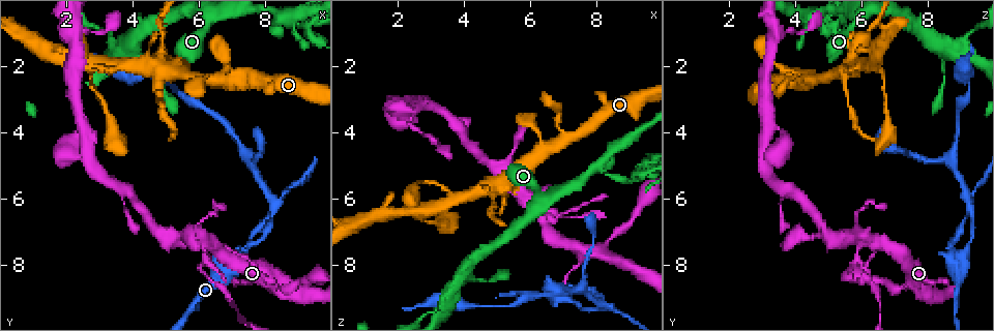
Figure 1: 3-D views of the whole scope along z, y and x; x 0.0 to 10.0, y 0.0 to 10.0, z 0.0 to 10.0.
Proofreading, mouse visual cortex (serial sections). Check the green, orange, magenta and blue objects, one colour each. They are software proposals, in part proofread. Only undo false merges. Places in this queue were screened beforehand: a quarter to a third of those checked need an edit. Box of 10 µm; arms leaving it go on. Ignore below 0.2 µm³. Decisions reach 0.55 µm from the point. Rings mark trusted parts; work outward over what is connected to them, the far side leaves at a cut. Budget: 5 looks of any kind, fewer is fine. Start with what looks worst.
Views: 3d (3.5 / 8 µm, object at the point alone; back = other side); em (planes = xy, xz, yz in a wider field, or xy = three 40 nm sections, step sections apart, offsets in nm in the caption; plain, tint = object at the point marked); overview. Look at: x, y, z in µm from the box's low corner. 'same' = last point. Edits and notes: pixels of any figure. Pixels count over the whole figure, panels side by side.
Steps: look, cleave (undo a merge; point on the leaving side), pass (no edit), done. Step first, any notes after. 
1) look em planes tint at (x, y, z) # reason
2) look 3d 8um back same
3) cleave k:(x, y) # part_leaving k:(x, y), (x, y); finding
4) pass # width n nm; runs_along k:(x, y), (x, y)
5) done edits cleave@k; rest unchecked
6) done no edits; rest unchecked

look 3d 3.5um at (8.30, 6.40, 9.35) # three-way junction

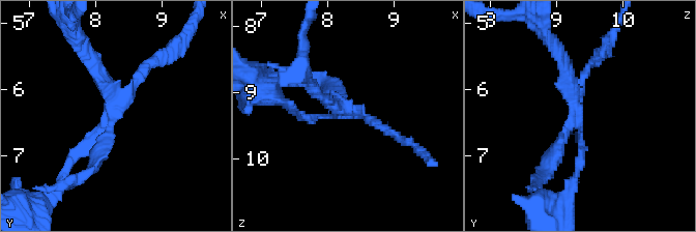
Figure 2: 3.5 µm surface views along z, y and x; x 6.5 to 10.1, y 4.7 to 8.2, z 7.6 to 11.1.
cleave 2:(564, 62) # part_leaving 2:(574, 90), (545, 27); a second cell is stuck on

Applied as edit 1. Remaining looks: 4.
look overview # see it whole again

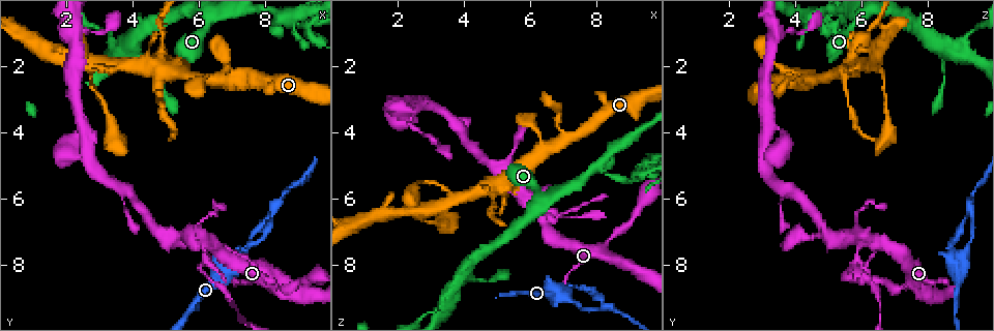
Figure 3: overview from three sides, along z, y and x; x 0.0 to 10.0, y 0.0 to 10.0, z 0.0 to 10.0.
look 3d 3.5um at (9.30, 0.95, 5.30) # abrupt turn

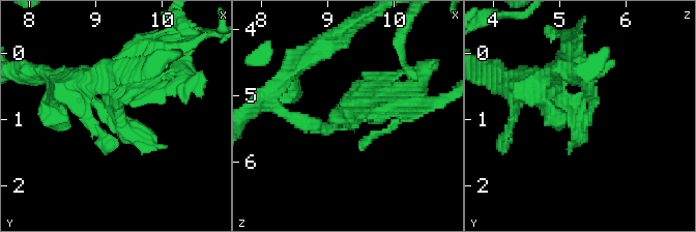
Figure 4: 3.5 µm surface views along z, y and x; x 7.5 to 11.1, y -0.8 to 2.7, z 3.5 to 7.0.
look em planes tint at (9.35, 0.95, 5.30) # need the tissue

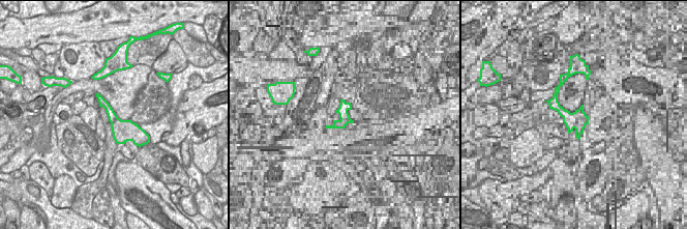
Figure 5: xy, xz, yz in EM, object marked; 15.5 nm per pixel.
look em xy step 5 tint same

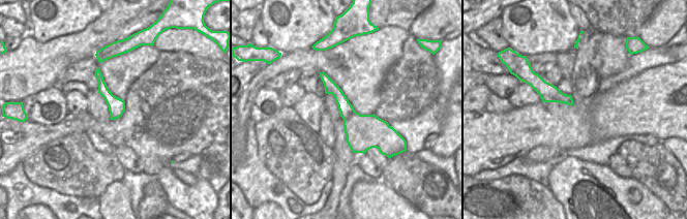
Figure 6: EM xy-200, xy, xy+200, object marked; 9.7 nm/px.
cleave 4:(123, 93) # border 6:(355, 112), (344, 120); a second cell is stuck on

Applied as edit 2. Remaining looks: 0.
done edits cleave@2, cleave@4; rest unchecked

